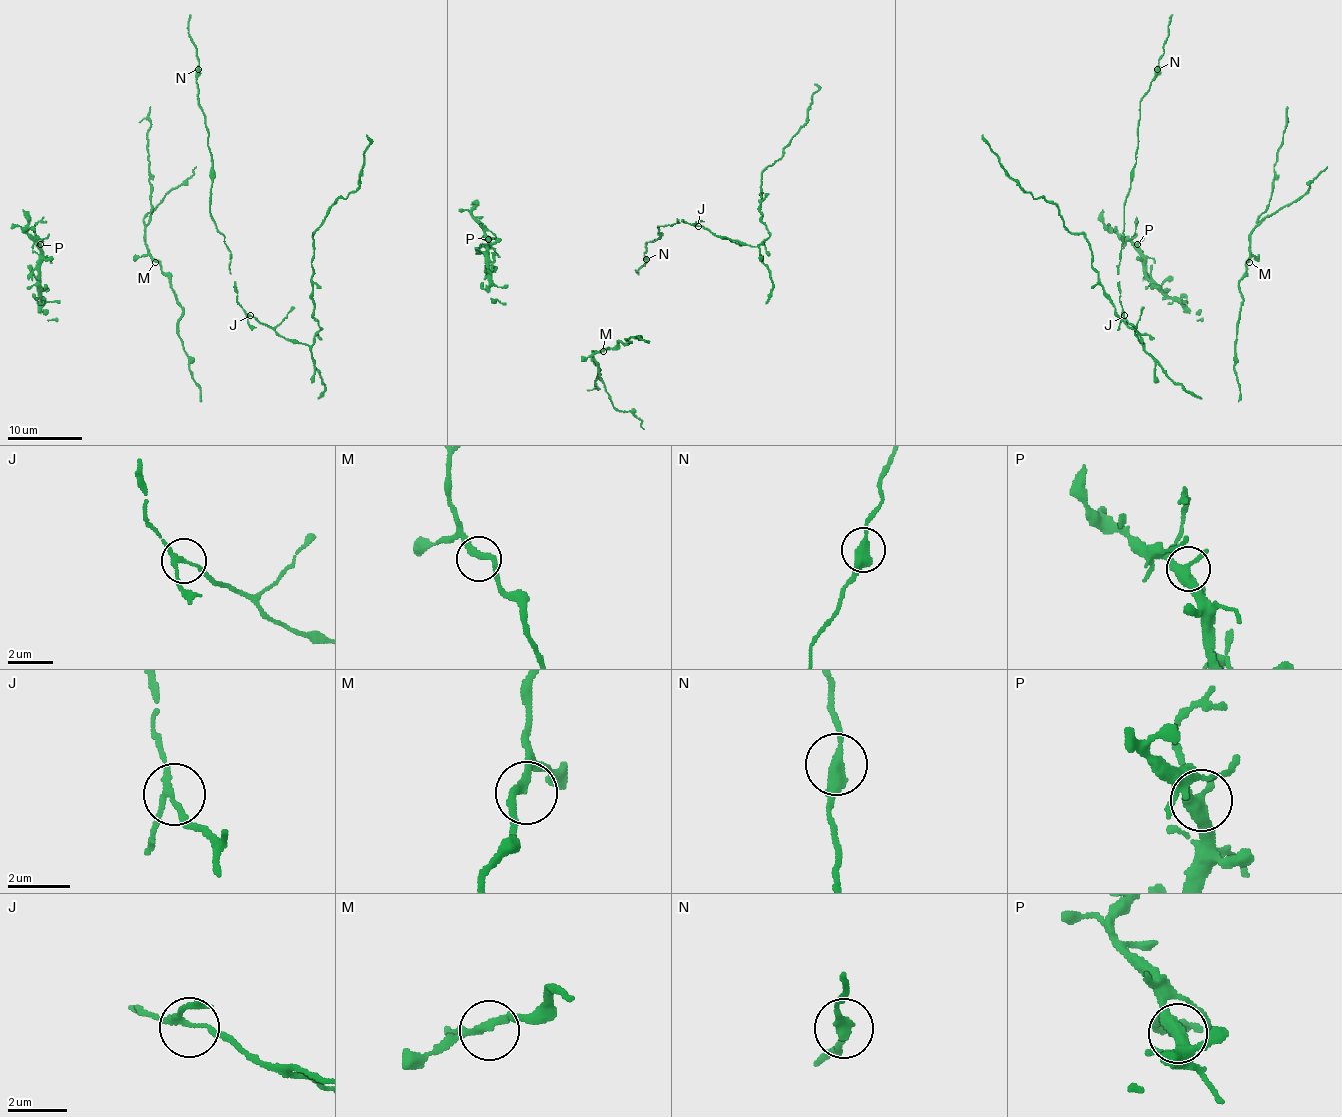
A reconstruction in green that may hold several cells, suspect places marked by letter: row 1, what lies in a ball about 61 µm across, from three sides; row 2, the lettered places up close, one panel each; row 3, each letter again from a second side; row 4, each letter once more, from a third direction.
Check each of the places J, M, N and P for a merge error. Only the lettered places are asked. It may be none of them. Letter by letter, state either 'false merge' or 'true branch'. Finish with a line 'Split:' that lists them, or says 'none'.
J: true branch
M: true branch
N: true branch
P: true branch
Split: none

